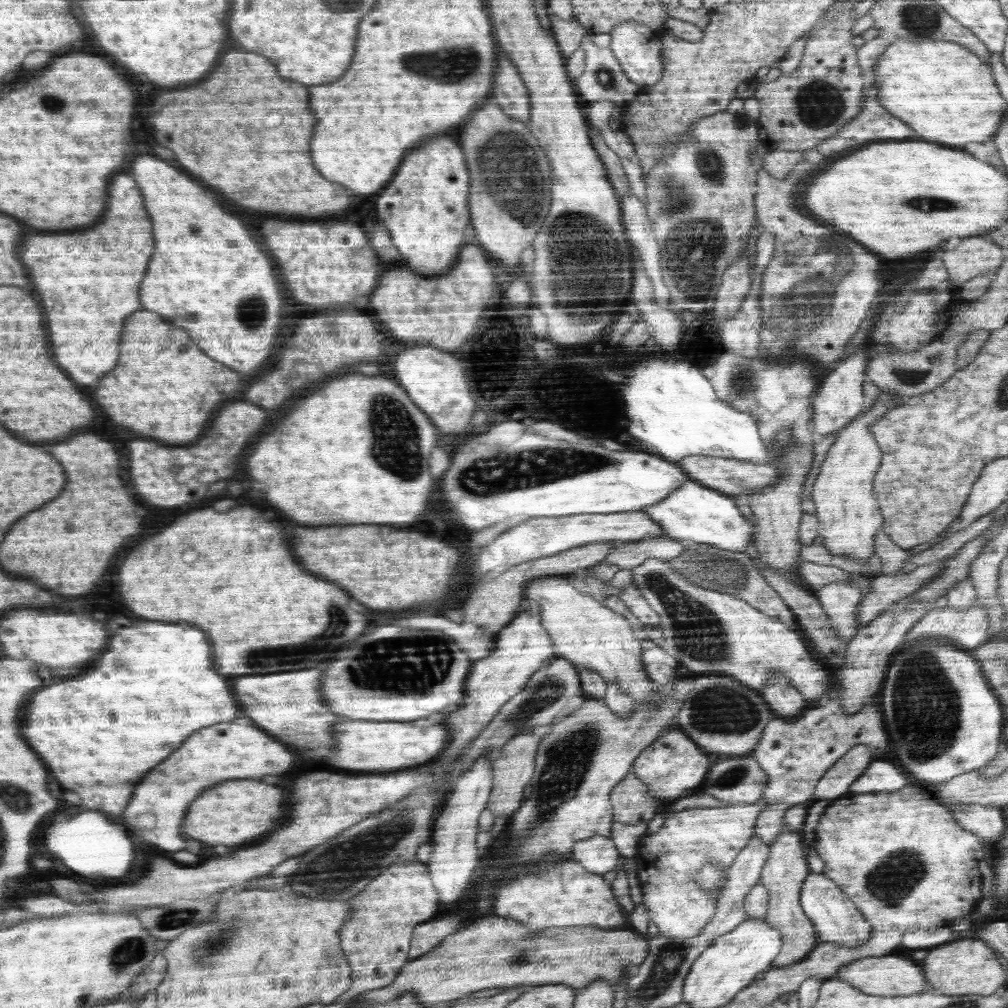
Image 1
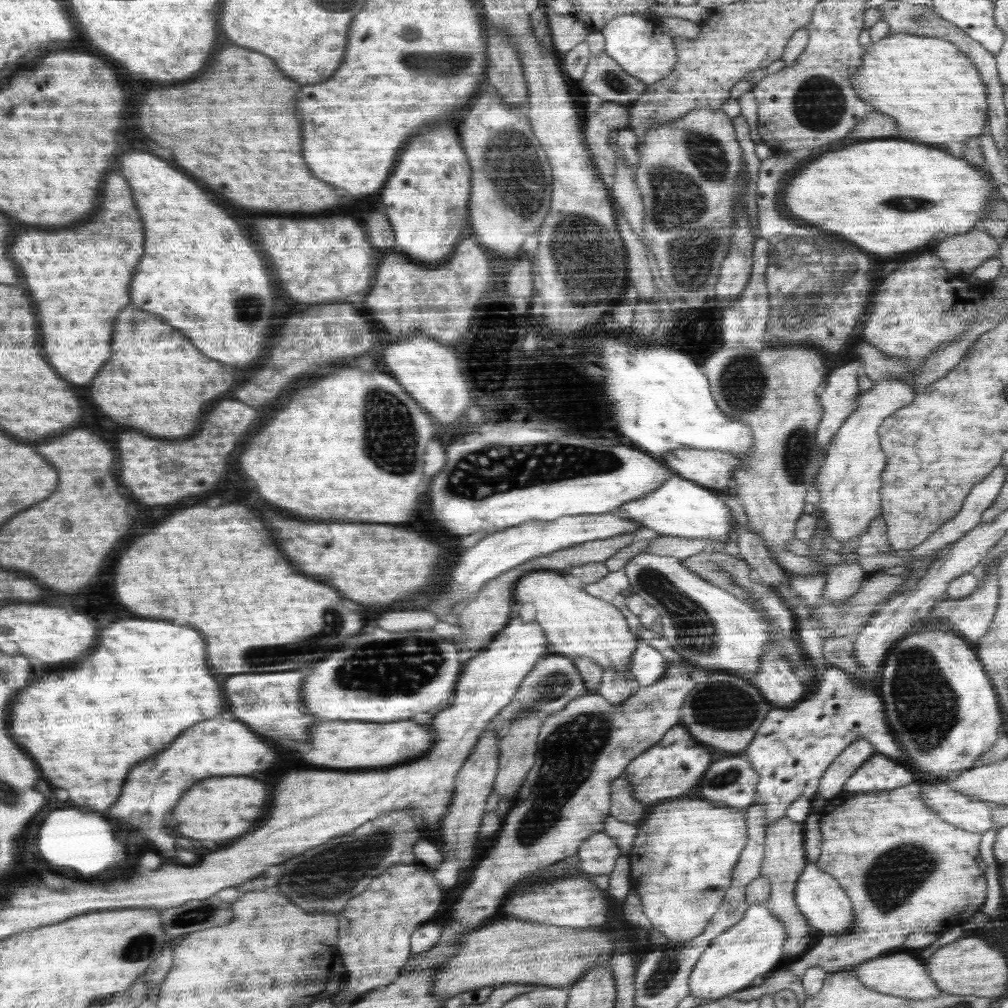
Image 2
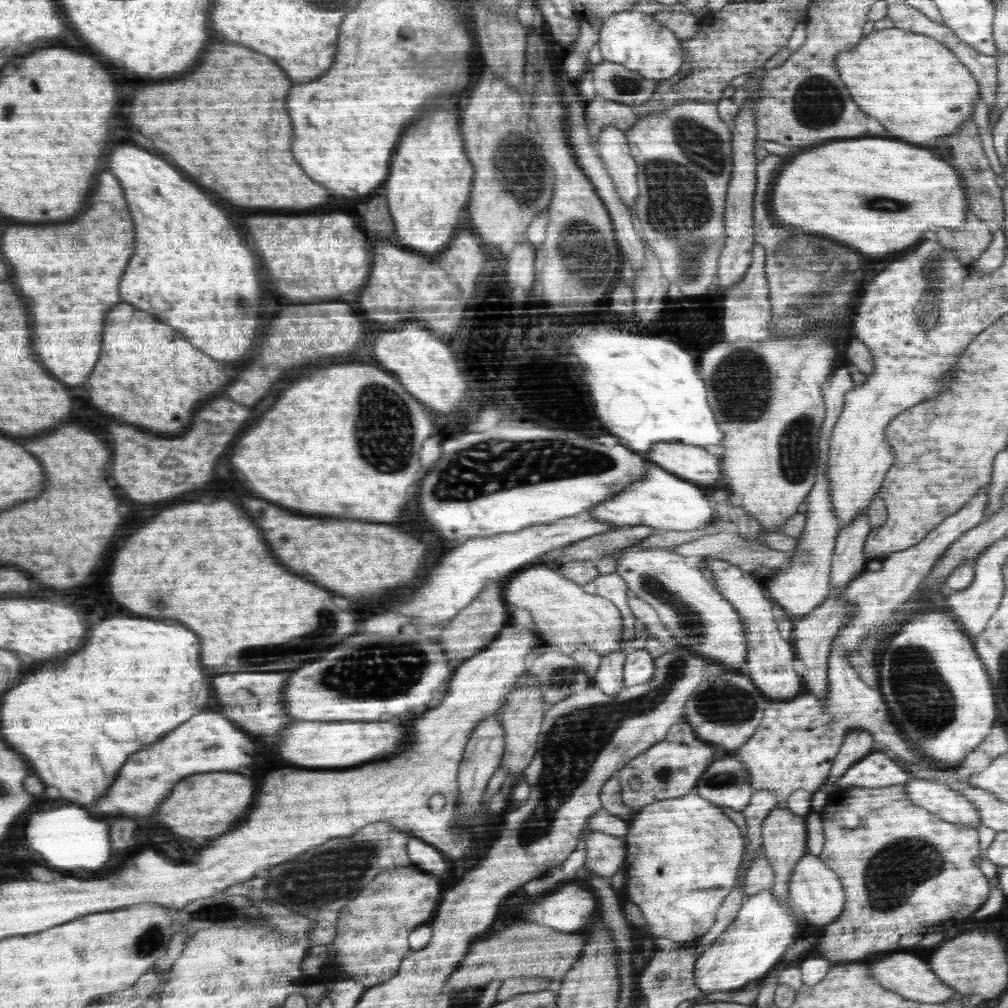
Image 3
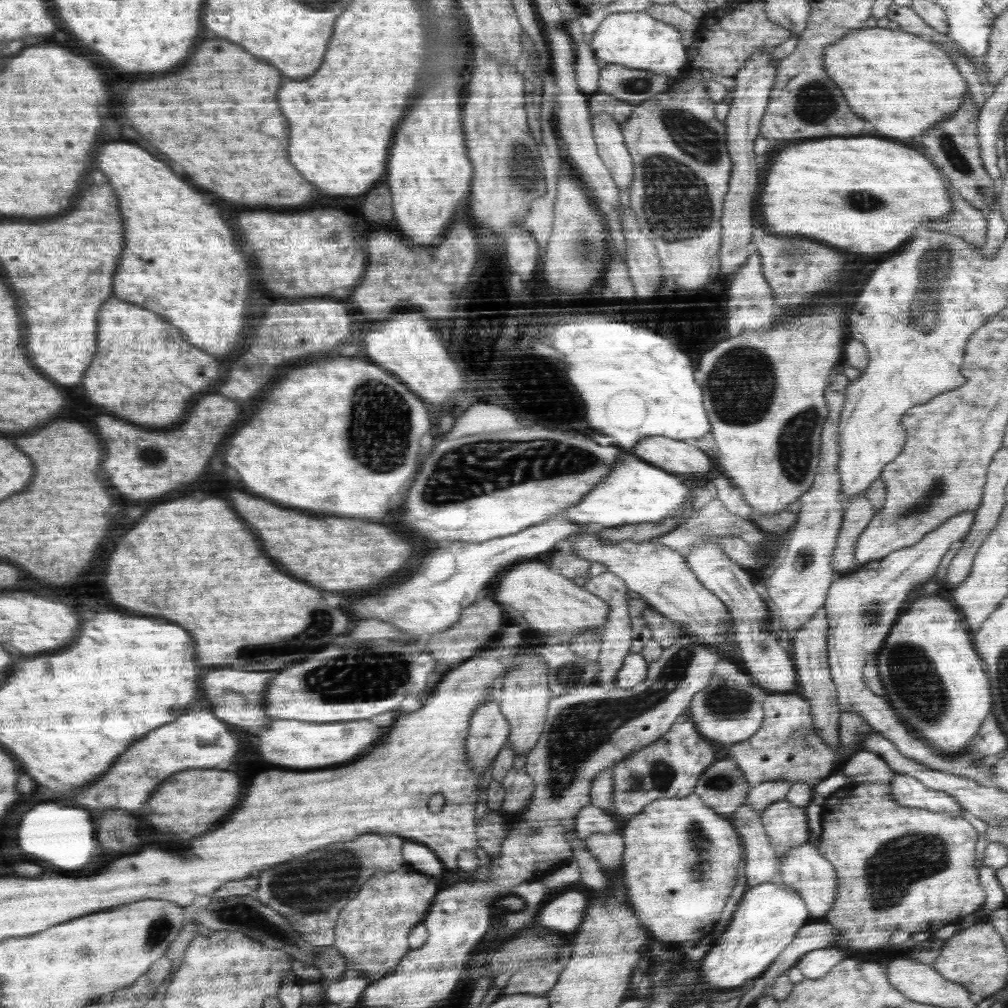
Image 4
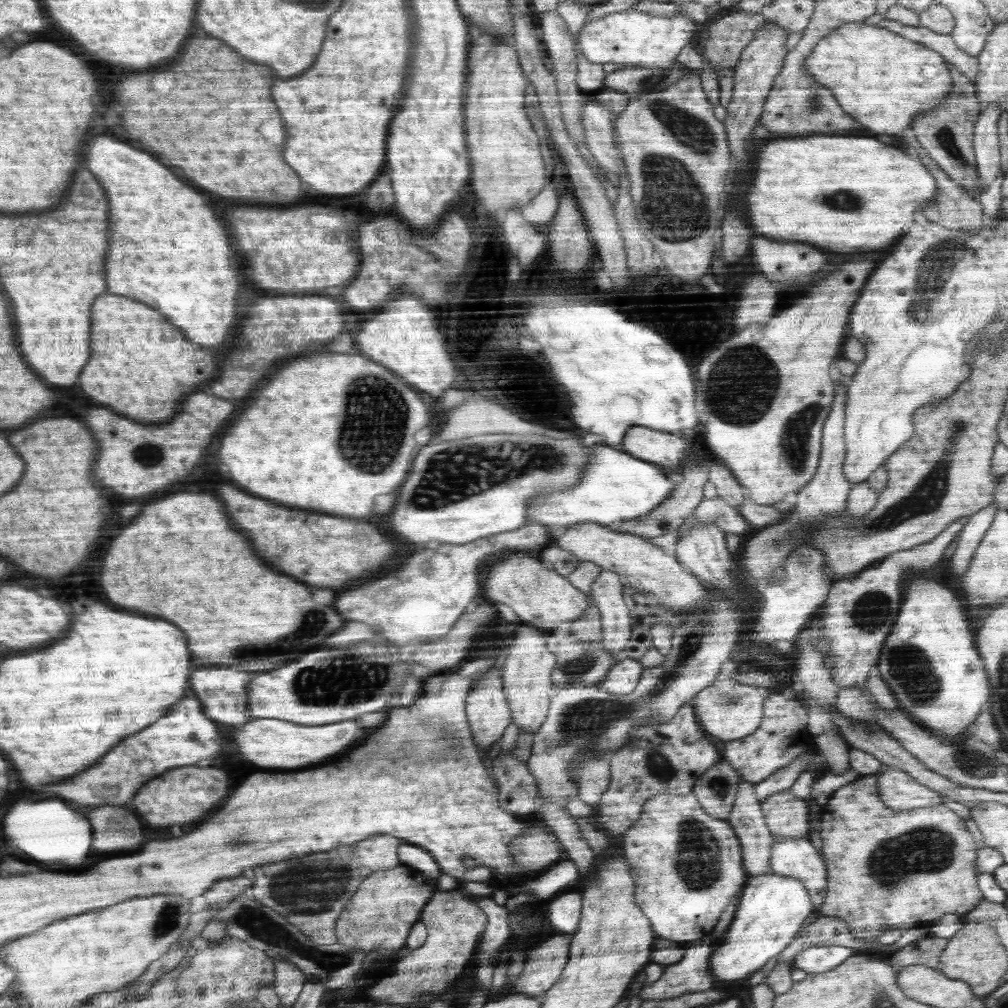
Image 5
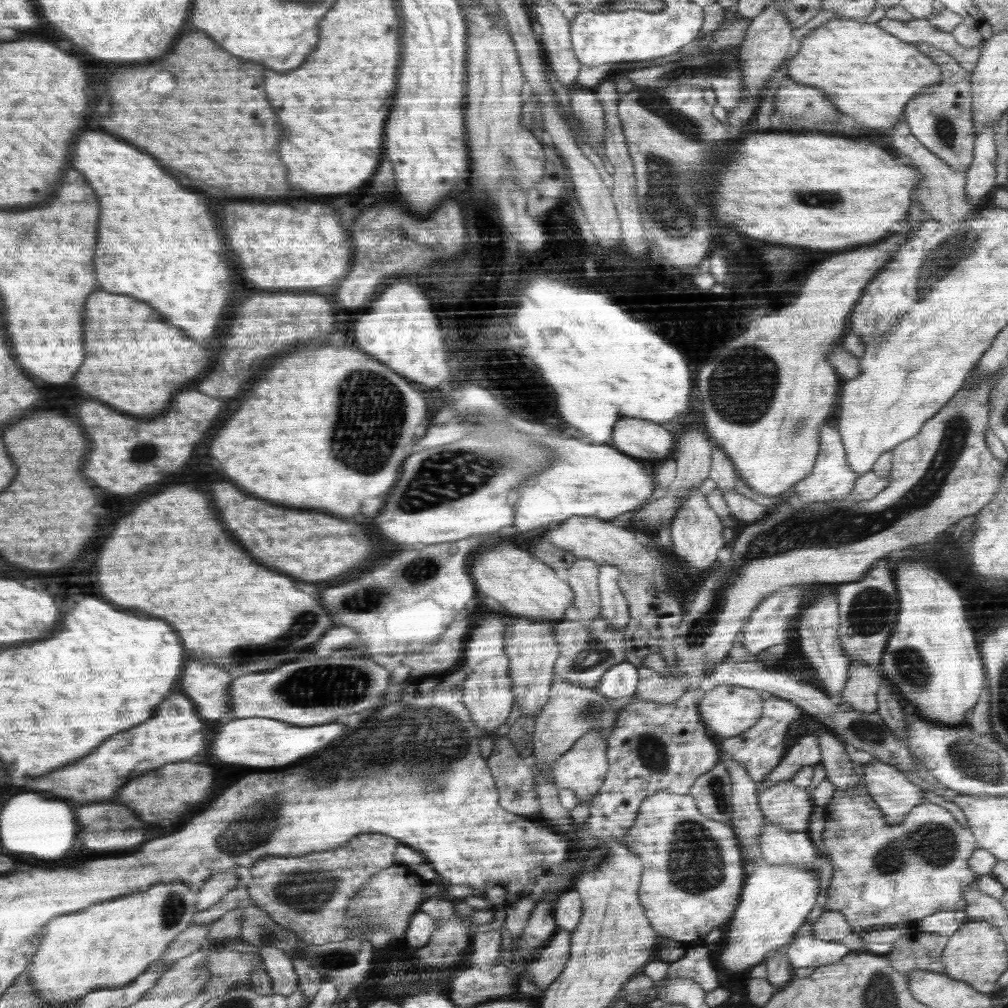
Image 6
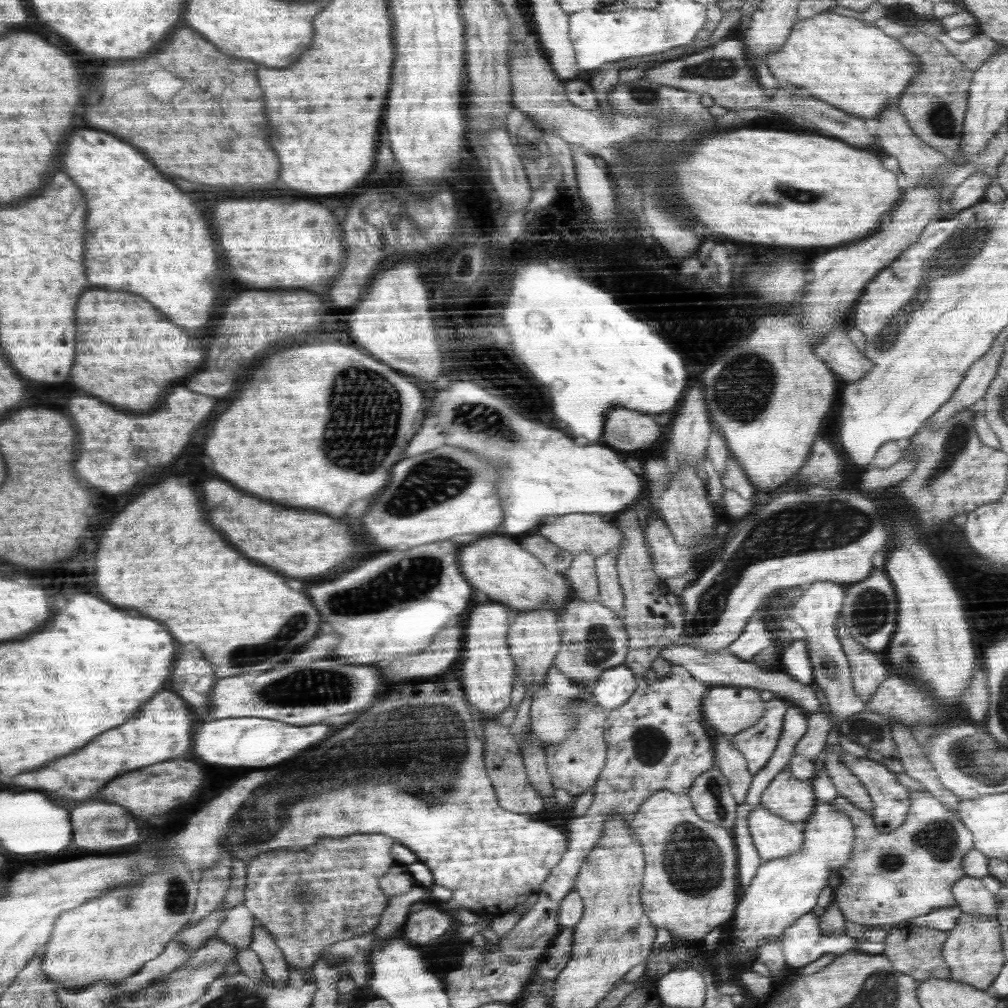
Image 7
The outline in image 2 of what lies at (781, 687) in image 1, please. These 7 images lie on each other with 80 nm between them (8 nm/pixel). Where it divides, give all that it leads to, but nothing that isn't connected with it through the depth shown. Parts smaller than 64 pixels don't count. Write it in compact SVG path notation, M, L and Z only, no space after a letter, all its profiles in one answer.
M778 643L764 652L759 660L759 673L753 681L774 707L793 707L807 695L806 686L801 683L789 660L782 654Z

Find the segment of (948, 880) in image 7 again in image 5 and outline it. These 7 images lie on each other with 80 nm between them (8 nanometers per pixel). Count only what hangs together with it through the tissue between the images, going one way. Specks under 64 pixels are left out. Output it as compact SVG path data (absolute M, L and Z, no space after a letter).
M861 775L852 782L838 788L833 792L828 802L820 810L822 815L820 837L822 837L822 854L826 859L827 867L829 868L829 886L827 890L827 902L818 910L819 915L832 916L841 918L851 930L851 933L857 938L862 939L863 942L875 943L875 938L882 936L882 934L892 929L909 929L916 926L923 926L930 924L932 921L940 920L948 914L956 914L966 916L976 908L984 900L983 891L976 886L976 842L974 836L964 824L964 819L958 814L954 813L945 805L929 806L922 808L915 808L910 810L892 810L888 808L875 795L874 776Z

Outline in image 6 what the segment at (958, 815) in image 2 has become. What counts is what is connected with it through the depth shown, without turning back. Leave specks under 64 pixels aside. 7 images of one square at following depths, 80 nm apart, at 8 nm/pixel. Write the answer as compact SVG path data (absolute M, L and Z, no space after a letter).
M874 761L858 766L857 771L889 826L900 824L912 808L928 801L922 789L908 781L902 771L892 765Z

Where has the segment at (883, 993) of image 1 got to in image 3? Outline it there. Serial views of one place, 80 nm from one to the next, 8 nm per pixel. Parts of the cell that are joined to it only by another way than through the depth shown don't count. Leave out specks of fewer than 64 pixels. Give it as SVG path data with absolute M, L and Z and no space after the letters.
M896 950L890 957L878 960L877 962L868 963L868 972L872 978L888 990L896 991L903 995L905 999L912 999L916 1002L928 1004L940 1004L948 1002L956 997L957 990L949 987L947 984L940 982L939 976L931 970L930 963L924 956L914 956L912 950Z

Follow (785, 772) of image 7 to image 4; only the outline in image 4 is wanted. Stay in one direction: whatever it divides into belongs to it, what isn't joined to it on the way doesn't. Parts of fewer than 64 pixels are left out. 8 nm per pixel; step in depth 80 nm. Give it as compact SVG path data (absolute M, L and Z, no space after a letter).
M786 798L768 805L761 814L761 821L778 860L784 858L792 848L808 842L810 832L804 809Z

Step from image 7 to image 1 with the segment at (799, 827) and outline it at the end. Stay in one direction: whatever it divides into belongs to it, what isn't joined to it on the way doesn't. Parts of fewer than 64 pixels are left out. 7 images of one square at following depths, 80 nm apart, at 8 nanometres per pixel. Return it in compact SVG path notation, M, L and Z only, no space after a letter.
M812 872L811 876L807 878L801 892L801 904L807 918L814 923L815 929L819 931L819 937L824 939L824 942L857 947L858 945L866 945L871 940L874 927L855 904L847 898L843 889L825 875Z

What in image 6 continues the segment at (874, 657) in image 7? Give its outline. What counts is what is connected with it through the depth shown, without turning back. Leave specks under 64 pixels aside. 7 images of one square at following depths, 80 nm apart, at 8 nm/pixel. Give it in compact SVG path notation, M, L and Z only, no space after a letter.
M852 661L847 675L849 677L840 694L840 704L850 705L852 709L869 713L876 711L876 693L883 683L886 683L880 668L867 667L862 661Z

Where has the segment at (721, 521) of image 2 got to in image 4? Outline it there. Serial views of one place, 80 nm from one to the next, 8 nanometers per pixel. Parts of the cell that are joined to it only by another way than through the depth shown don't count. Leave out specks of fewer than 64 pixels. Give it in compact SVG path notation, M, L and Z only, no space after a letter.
M628 452L611 468L609 475L583 497L576 506L562 512L561 518L576 524L615 527L641 522L662 522L668 517L678 517L681 525L700 510L689 496L687 483L680 476L654 468L653 464L644 460L636 460L628 456Z

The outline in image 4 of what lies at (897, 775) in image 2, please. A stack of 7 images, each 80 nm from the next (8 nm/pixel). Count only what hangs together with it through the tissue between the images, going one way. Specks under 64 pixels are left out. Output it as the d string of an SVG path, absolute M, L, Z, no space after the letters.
M864 748L852 753L840 770L850 778L849 784L865 782L889 784L898 774L882 757Z

